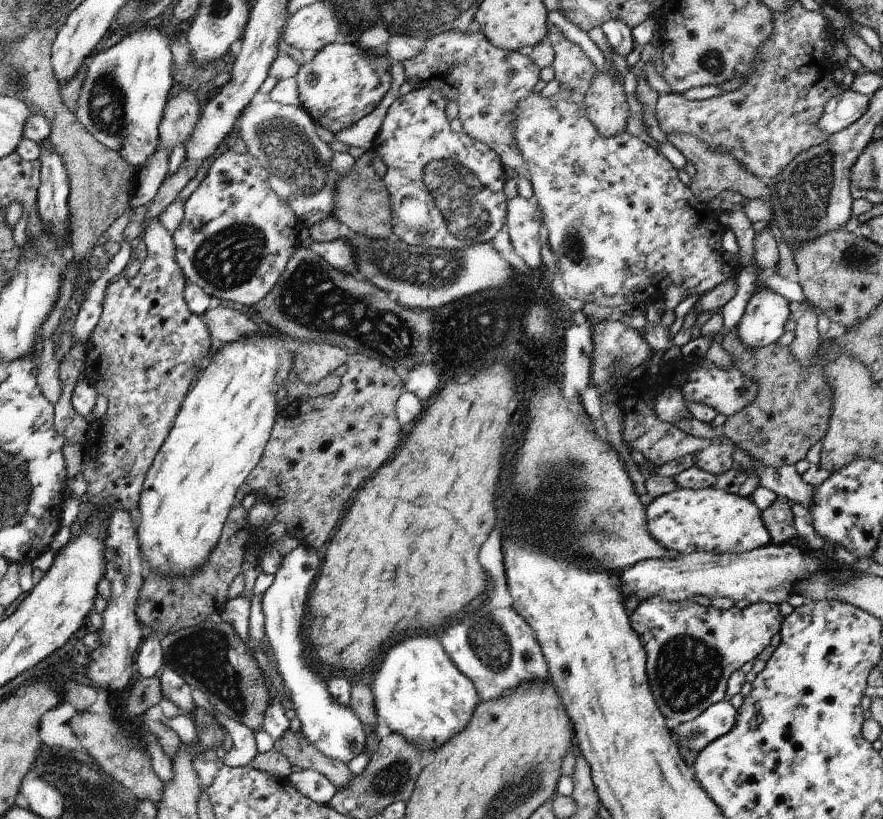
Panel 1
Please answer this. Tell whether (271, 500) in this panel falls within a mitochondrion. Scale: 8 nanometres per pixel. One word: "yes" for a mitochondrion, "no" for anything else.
no

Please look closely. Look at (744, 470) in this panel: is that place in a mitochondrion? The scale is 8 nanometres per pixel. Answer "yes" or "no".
no

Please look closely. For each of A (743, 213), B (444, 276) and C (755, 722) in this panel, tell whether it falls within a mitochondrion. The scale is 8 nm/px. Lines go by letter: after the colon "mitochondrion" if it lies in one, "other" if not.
A: other
B: mitochondrion
C: other

